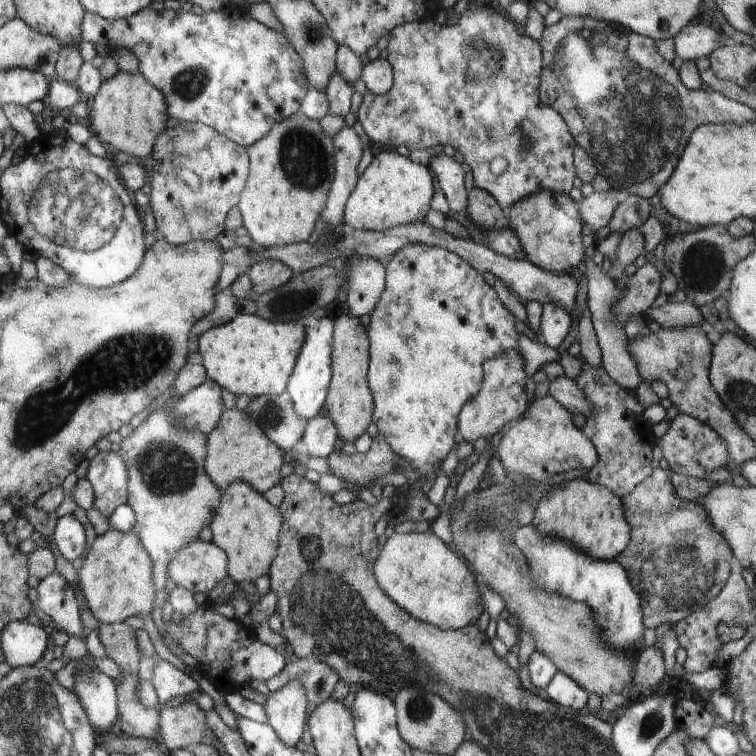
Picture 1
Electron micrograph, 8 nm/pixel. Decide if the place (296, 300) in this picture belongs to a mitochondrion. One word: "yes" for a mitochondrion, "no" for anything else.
yes

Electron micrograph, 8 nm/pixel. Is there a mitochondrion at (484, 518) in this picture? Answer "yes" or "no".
yes

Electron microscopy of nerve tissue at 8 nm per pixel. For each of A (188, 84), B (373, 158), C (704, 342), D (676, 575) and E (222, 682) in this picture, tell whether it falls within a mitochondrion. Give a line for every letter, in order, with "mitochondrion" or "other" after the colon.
A: mitochondrion
B: other
C: other
D: mitochondrion
E: other

